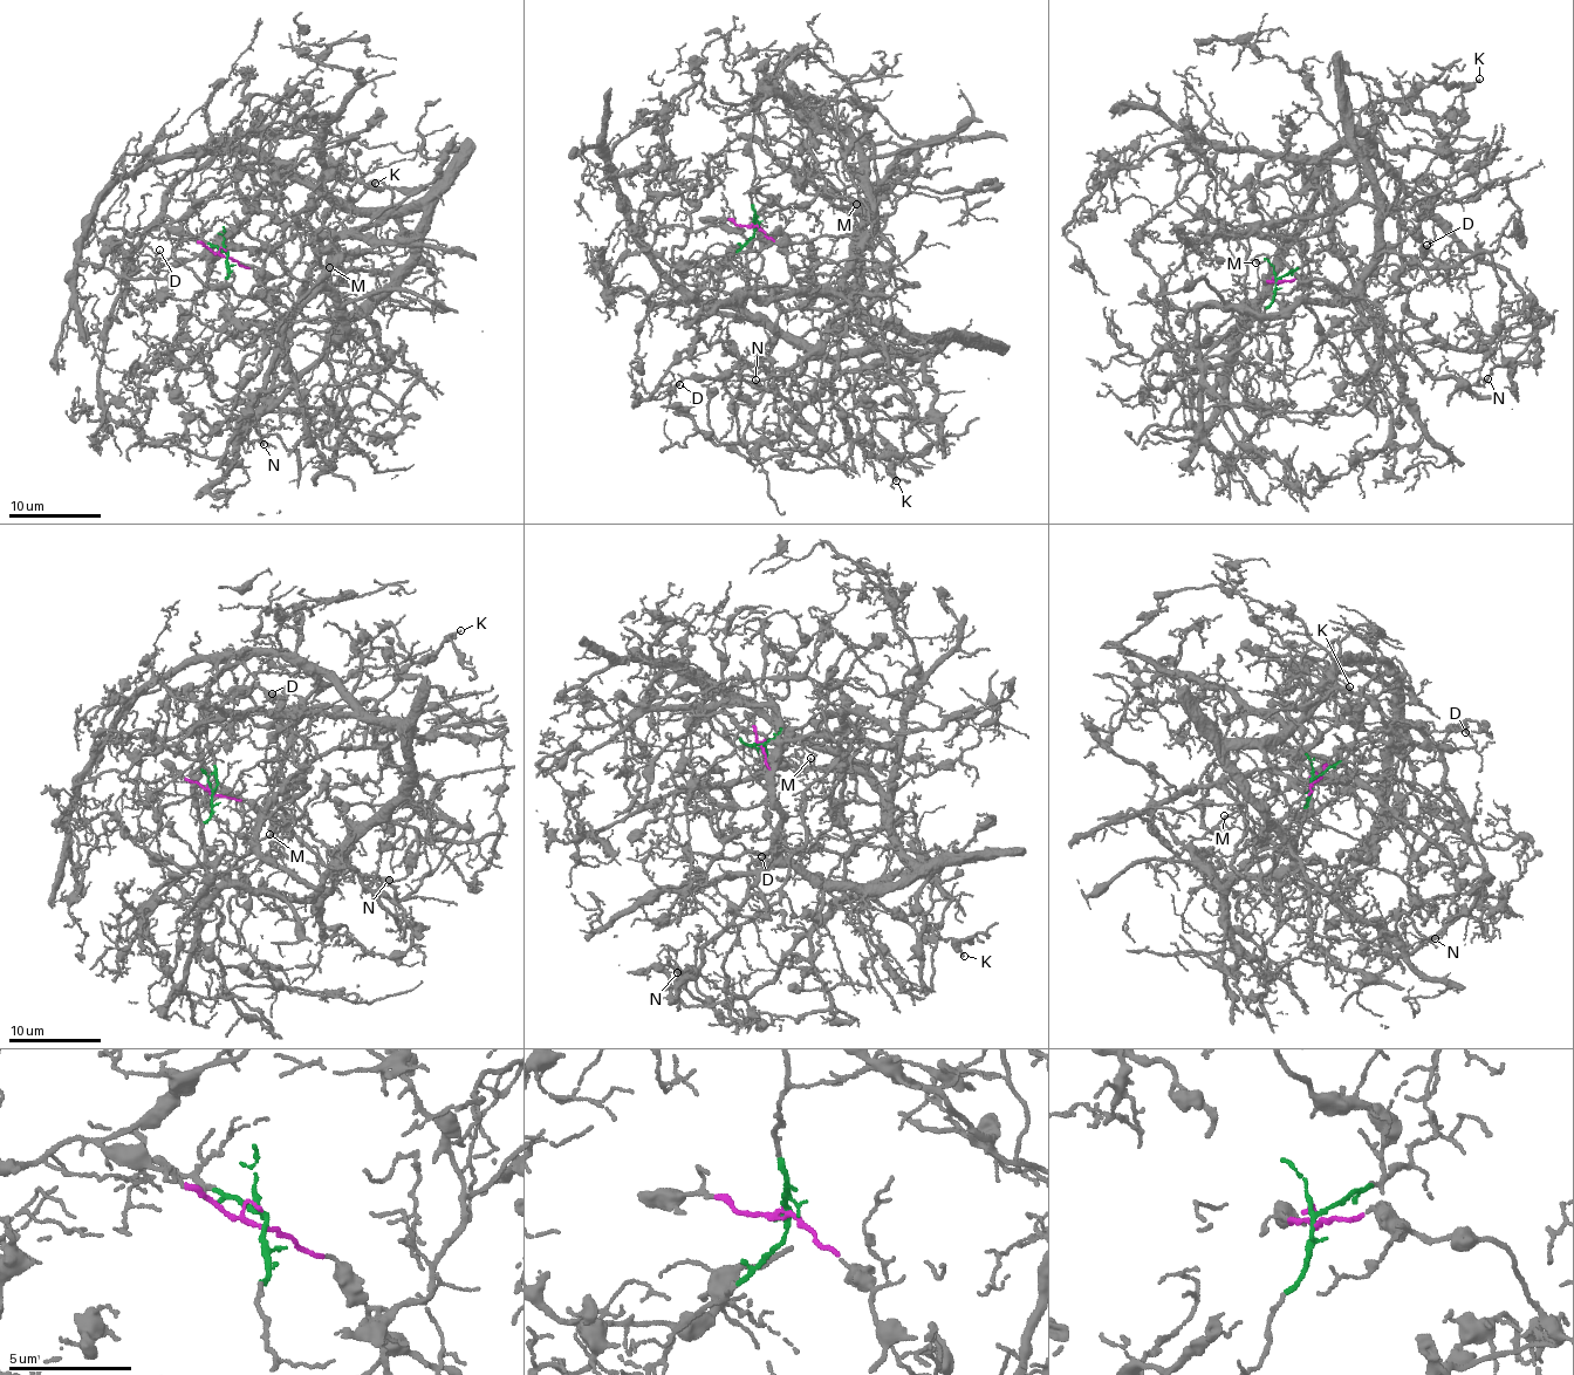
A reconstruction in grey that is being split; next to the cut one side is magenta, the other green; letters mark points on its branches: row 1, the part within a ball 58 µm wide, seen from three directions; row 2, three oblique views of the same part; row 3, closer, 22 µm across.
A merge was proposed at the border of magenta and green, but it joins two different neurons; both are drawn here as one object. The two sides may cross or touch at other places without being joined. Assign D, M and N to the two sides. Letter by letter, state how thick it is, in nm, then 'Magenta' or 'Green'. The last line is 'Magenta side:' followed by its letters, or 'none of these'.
D: Thickness 120 nm. Green
M: Thickness 130 nm. Magenta
N: Thickness 120 nm. Green
Magenta side: M

